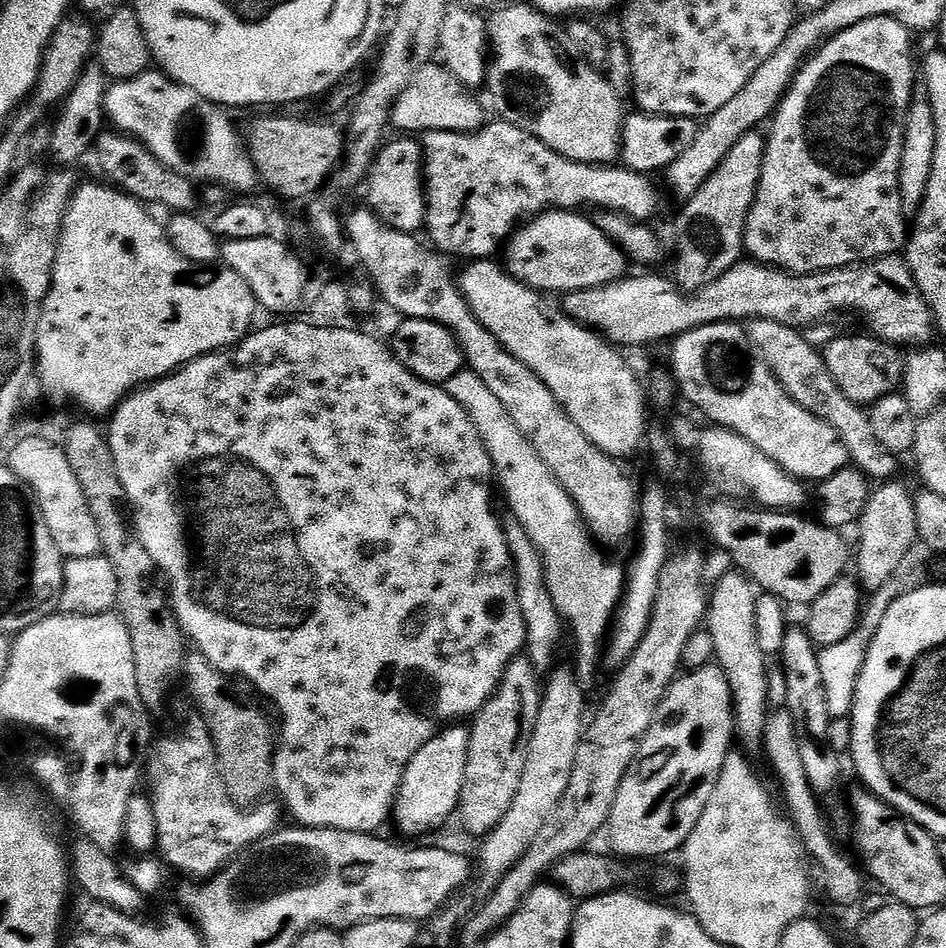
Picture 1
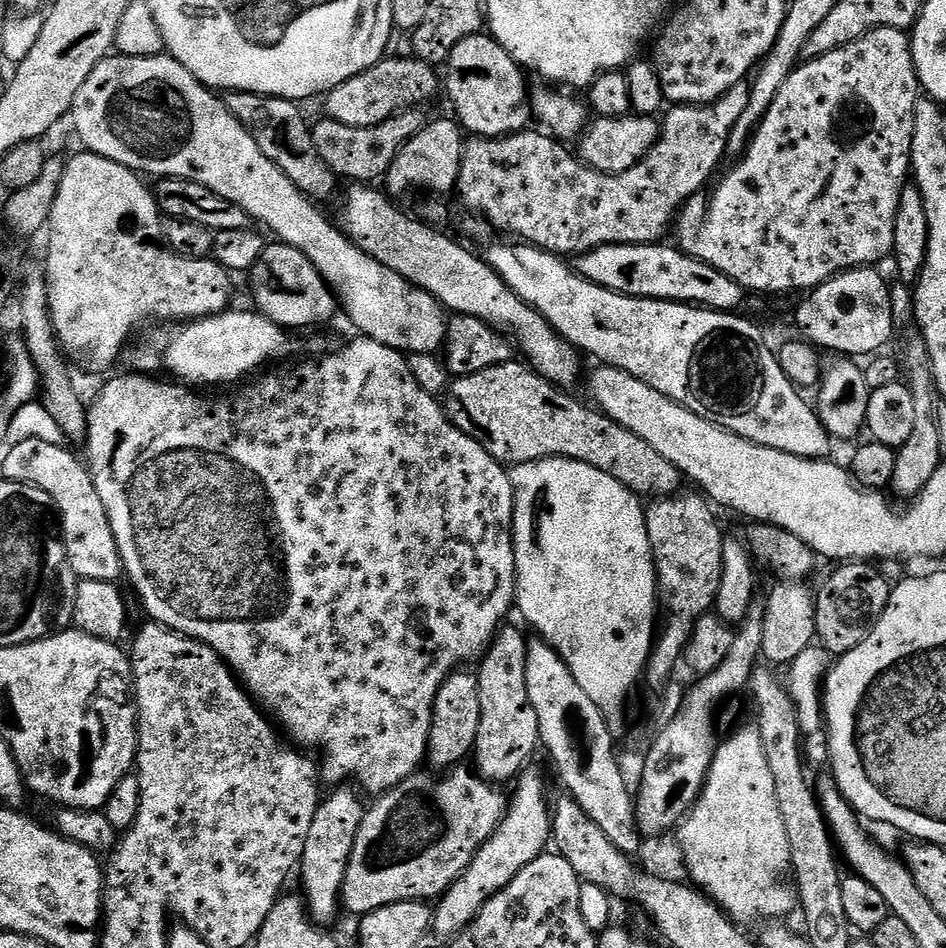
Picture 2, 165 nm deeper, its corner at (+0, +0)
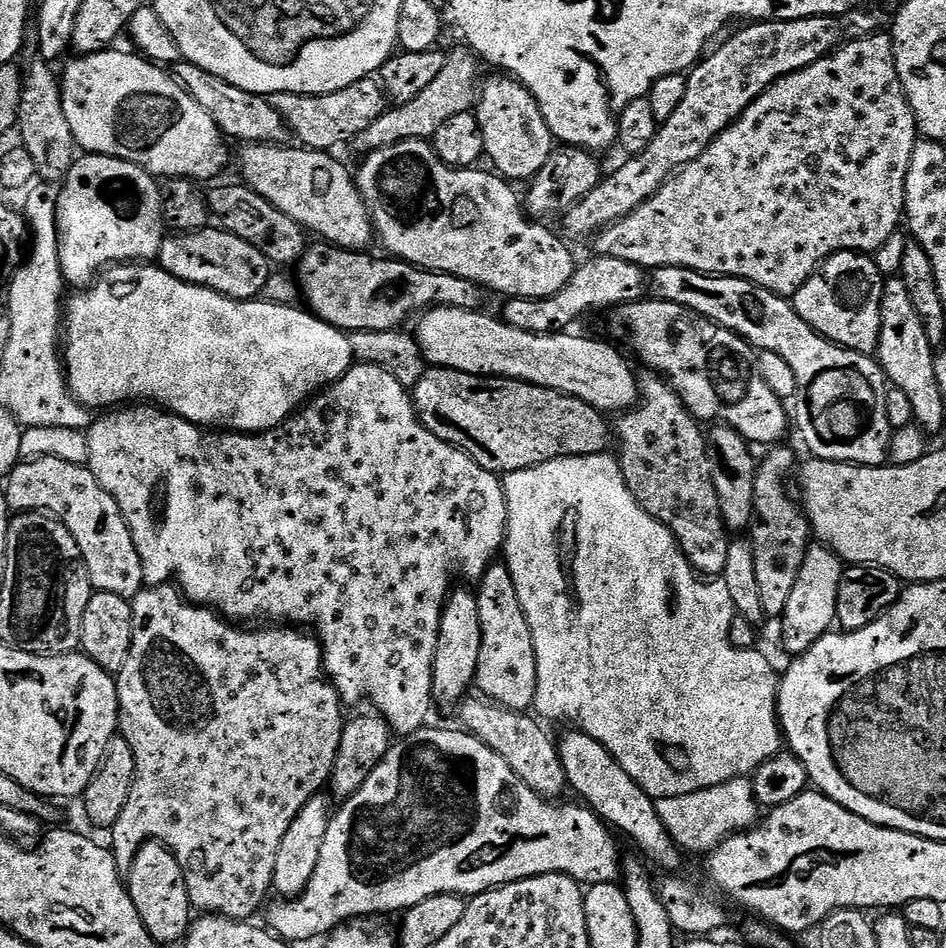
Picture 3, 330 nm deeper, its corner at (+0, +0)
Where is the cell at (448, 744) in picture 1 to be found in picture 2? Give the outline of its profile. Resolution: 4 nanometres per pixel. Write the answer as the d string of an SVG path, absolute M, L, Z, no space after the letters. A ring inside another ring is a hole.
M457 670L451 672L438 690L432 707L432 729L428 739L427 763L433 769L447 770L459 765L464 755L476 747L478 726L482 718L482 698L480 697L480 678L475 671Z

